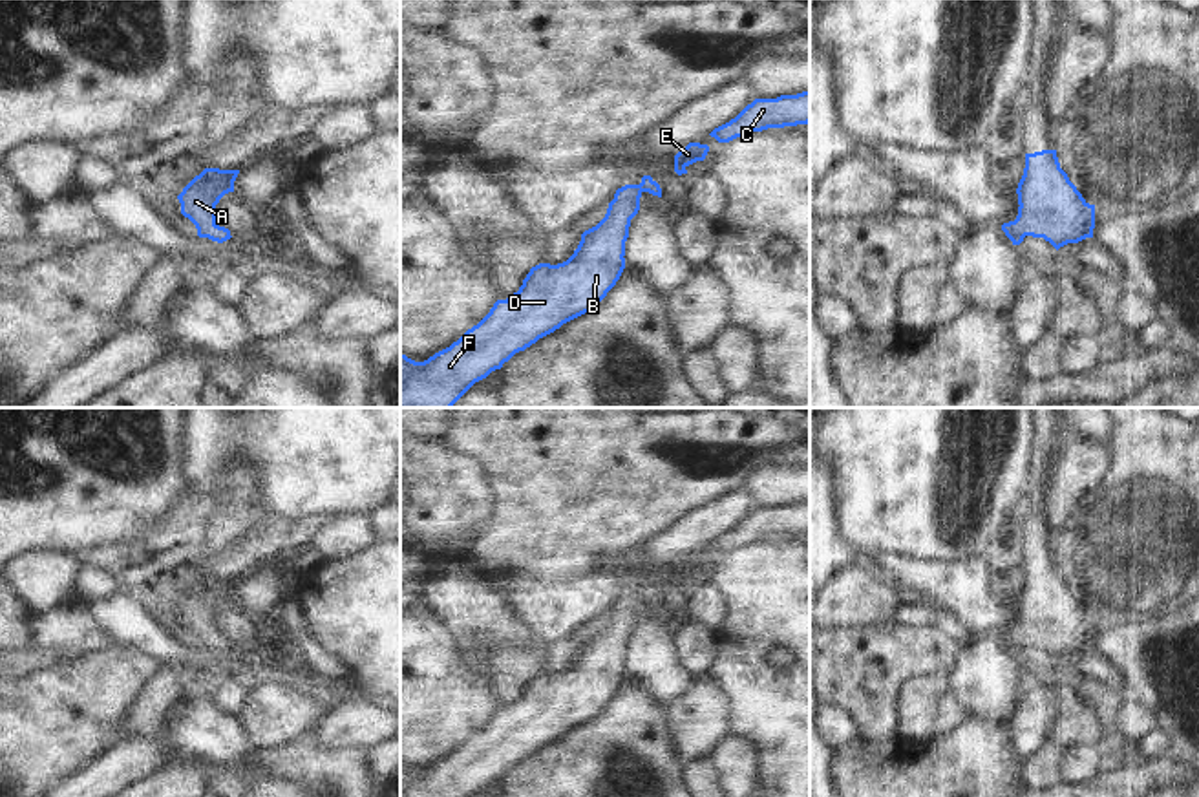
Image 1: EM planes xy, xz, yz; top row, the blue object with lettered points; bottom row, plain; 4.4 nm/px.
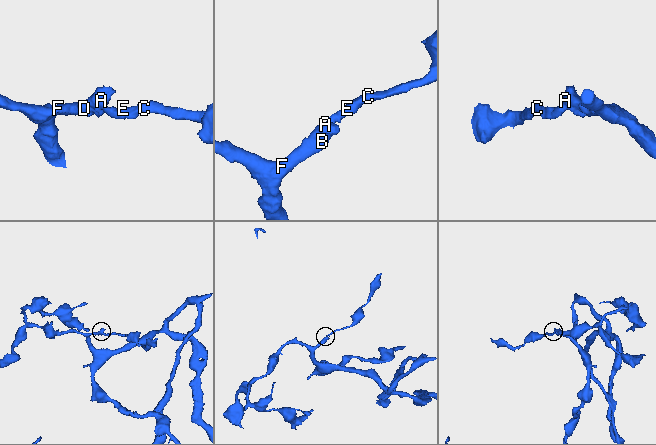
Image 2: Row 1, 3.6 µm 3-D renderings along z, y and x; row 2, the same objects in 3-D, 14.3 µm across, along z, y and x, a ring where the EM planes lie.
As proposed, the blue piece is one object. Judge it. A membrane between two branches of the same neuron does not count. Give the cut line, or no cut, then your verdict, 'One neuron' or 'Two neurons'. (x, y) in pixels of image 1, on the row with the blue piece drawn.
No split. One neuron.

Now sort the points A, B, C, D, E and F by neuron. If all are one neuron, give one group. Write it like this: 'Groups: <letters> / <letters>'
Groups: A B C D E F.

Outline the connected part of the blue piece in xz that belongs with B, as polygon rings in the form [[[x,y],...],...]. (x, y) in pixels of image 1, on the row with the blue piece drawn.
[[[643,175],[640,185],[618,188],[605,218],[581,234],[567,261],[532,267],[517,292],[497,300],[490,313],[450,347],[424,362],[400,353],[400,408],[451,408],[475,382],[501,369],[515,353],[600,305],[625,269],[625,241],[643,192],[662,197],[662,188],[651,175]]]

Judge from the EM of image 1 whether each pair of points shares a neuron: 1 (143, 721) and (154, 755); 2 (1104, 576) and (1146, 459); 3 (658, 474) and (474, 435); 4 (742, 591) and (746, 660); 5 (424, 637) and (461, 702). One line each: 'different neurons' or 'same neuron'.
1: different neurons
2: same neuron
3: same neuron
4: same neuron
5: same neuron

